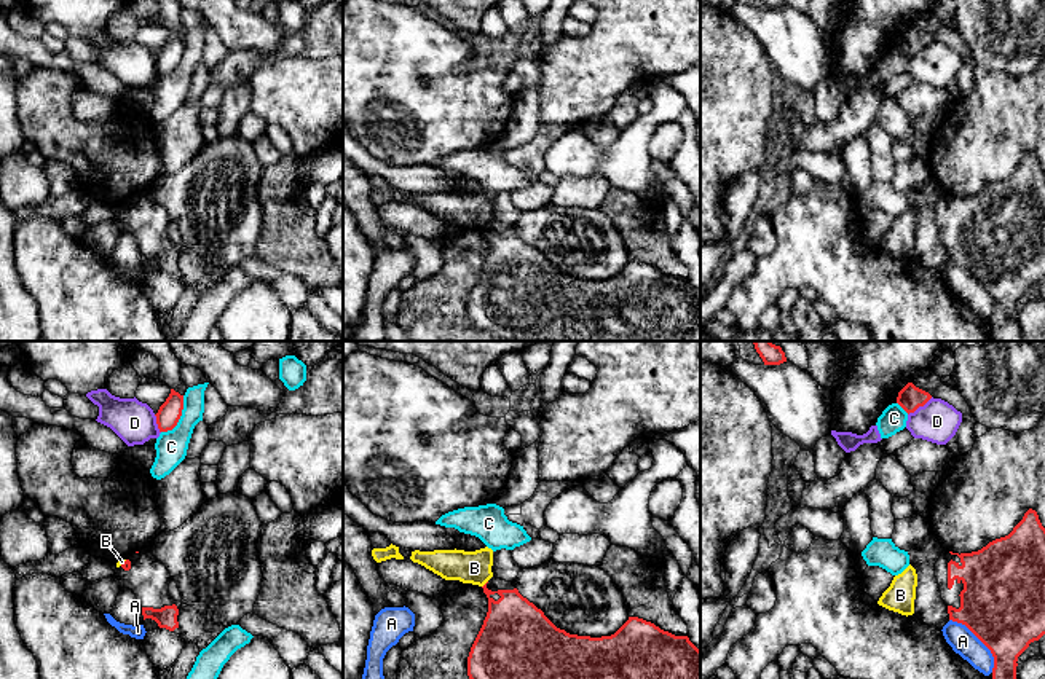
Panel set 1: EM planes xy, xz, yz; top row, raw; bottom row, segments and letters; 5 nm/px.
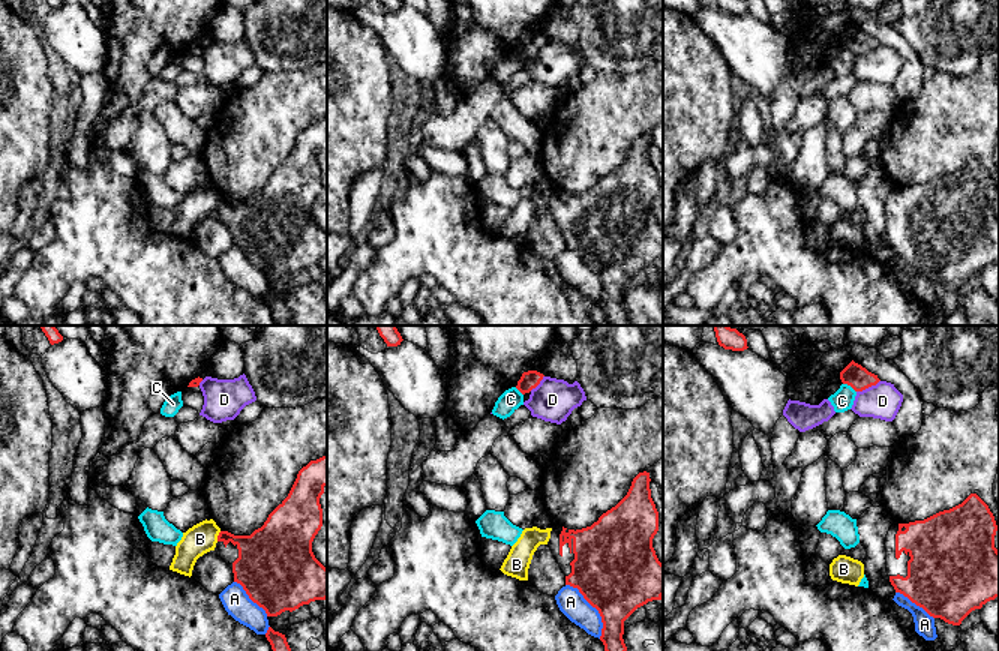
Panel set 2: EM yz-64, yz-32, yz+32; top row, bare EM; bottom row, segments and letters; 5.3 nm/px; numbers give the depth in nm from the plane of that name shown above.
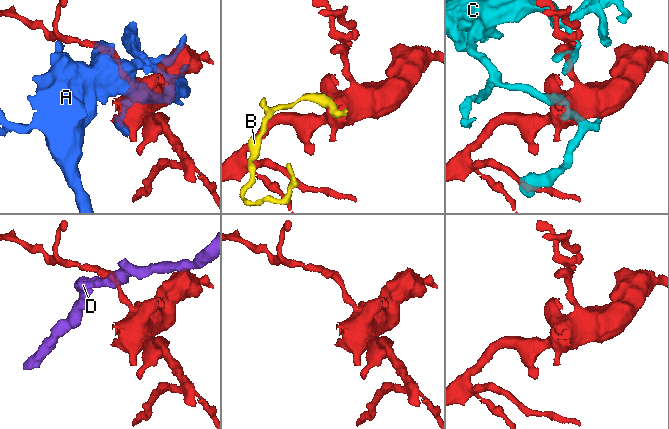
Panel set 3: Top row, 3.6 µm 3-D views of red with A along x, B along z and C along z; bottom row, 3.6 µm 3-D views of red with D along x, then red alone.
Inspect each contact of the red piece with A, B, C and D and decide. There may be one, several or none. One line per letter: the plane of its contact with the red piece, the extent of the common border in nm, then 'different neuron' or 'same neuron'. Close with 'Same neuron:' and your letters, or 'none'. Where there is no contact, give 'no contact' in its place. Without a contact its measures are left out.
A: meets red in yz; contact 340 nm long; different neuron
B: meets red in xz; contact 50 nm long; same neuron
C: meets red in xy; contact 220 nm long; different neuron
D: meets red in yz; contact 160 nm long; different neuron
Same neuron: B

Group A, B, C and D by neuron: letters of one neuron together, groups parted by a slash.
A / B / C / D

